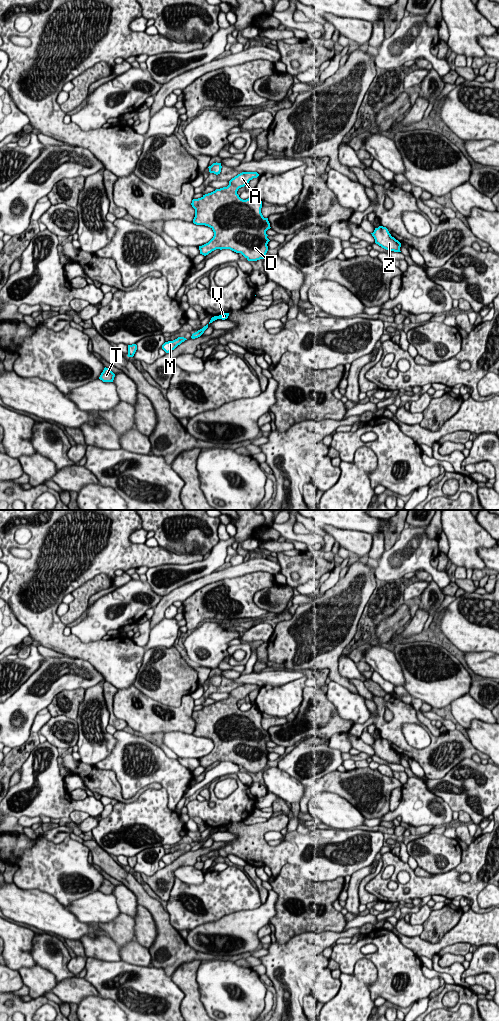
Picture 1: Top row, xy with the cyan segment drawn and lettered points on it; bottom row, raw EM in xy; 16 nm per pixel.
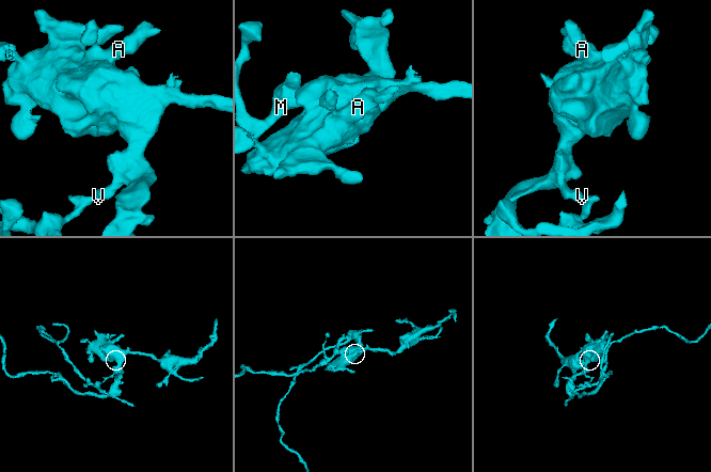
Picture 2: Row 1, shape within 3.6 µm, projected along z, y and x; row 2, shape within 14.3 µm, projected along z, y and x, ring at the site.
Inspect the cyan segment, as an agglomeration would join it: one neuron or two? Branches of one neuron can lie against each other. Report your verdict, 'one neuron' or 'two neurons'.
two neurons

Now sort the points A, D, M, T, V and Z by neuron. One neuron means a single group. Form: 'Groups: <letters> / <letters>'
Groups: A D T V Z / M

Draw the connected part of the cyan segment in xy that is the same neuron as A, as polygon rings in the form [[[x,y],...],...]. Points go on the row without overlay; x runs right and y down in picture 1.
[[[242,684],[229,693],[227,699],[216,701],[215,703],[203,707],[201,710],[192,712],[192,719],[195,721],[193,735],[196,737],[205,737],[210,739],[213,744],[213,750],[206,756],[199,758],[200,766],[206,768],[216,761],[230,761],[236,765],[241,765],[248,773],[257,773],[264,771],[268,763],[268,754],[266,743],[270,741],[268,730],[264,730],[261,725],[262,713],[256,706],[246,712],[243,712],[237,706],[239,700],[244,699],[250,692],[257,690],[257,684]]]

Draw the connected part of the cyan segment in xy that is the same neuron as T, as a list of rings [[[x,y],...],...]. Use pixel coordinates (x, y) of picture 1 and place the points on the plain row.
[[[104,880],[103,884],[101,885],[99,891],[103,894],[113,894],[115,886],[108,880]]]

